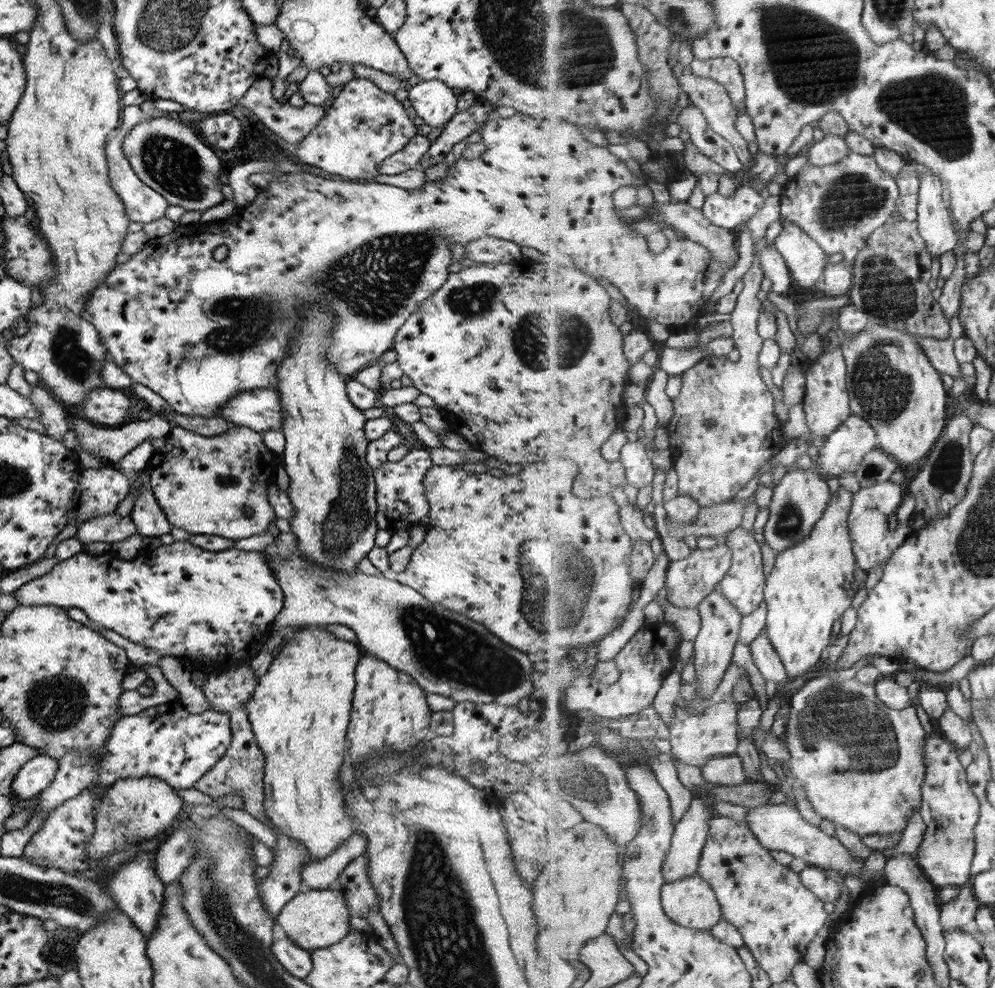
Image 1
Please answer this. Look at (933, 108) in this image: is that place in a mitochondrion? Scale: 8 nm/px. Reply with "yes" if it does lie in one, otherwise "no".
yes

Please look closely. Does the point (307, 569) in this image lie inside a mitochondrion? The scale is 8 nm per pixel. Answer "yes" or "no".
yes

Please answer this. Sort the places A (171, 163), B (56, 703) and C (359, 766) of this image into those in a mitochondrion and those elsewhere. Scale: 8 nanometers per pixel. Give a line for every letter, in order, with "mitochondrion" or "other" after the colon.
A: mitochondrion
B: mitochondrion
C: other

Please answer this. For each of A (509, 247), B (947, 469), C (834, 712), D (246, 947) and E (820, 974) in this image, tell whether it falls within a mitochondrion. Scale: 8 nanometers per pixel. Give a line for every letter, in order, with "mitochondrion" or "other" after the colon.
A: other
B: mitochondrion
C: mitochondrion
D: mitochondrion
E: other

